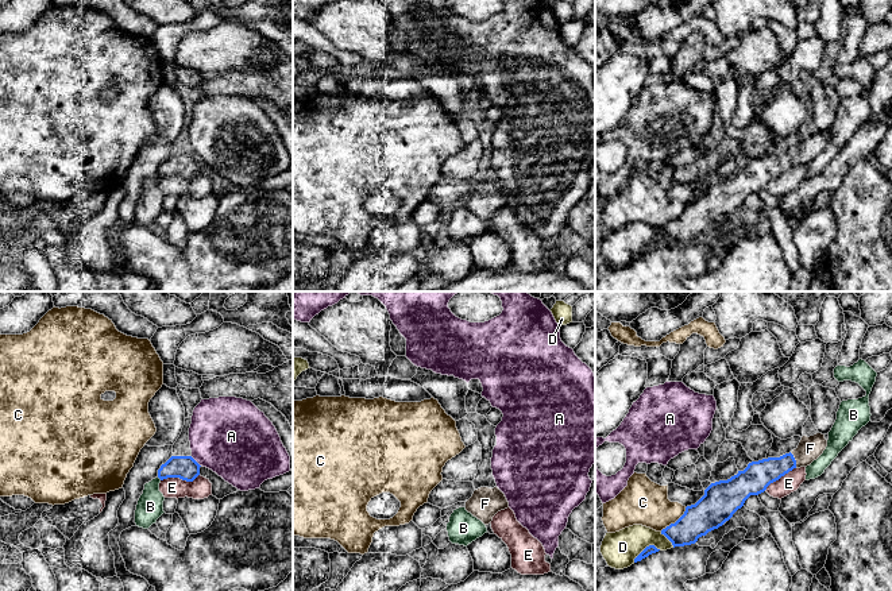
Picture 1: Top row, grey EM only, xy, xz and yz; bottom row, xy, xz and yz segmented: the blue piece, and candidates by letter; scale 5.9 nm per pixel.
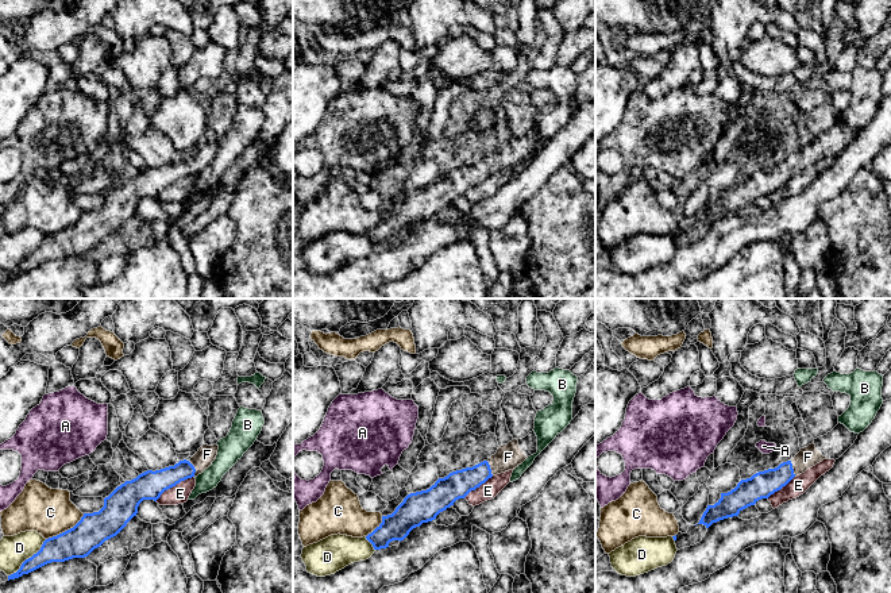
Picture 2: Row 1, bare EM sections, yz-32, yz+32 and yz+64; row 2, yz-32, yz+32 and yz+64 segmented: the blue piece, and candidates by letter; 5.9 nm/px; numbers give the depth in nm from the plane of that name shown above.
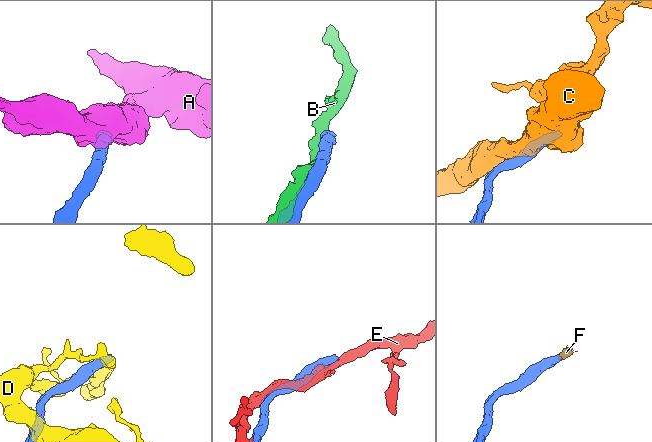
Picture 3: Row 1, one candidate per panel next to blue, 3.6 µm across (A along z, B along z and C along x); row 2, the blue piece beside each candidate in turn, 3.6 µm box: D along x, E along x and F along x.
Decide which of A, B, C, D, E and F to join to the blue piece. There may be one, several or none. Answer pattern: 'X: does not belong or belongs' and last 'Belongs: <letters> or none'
A: does not belong
B: does not belong
C: does not belong
D: does not belong
E: does not belong
F: belongs
Belongs: F

